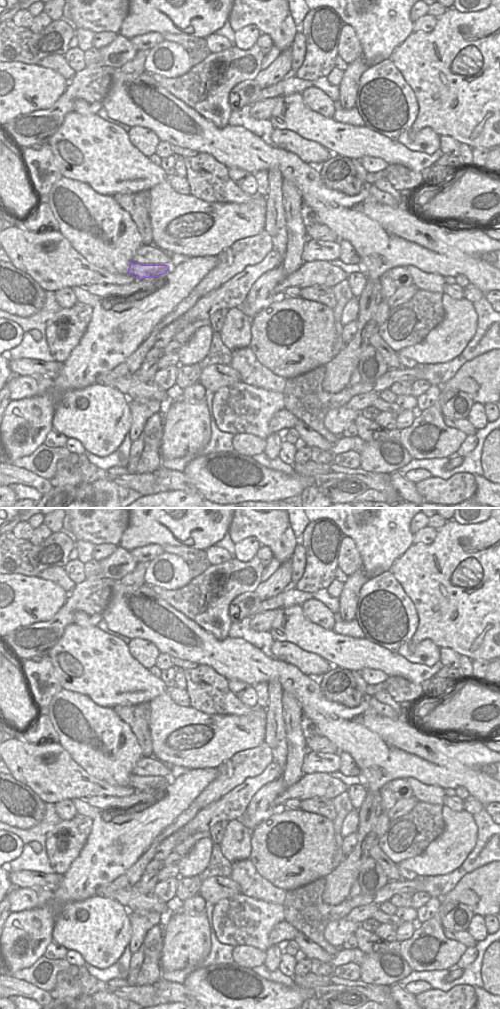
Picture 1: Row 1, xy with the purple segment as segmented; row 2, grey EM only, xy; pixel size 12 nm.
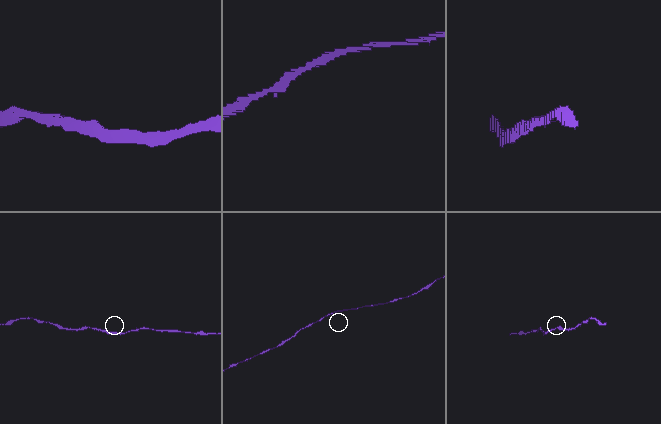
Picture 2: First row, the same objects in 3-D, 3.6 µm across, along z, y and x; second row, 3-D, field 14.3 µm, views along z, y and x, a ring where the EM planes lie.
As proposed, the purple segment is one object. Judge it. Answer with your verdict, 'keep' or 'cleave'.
keep

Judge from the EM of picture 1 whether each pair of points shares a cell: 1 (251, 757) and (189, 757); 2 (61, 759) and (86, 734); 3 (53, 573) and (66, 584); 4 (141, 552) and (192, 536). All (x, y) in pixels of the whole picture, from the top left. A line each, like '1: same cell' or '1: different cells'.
1: different cells
2: different cells
3: same cell
4: different cells

